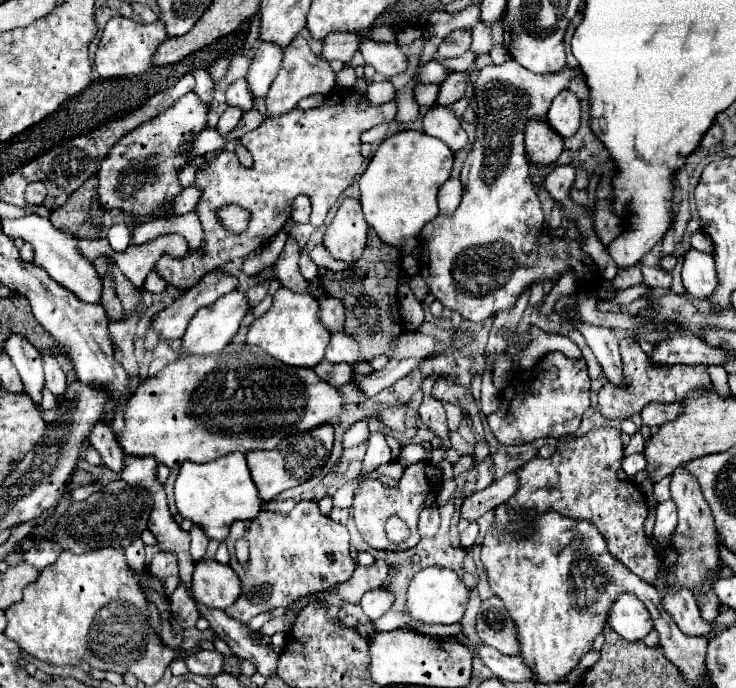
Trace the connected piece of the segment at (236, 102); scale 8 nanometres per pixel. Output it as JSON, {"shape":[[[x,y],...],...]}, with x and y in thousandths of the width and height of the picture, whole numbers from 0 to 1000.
{"shape":[[[332,115],[318,118],[310,129],[307,129],[307,150],[315,156],[323,156],[329,161],[340,161],[342,158],[342,138],[337,135],[337,124]]]}

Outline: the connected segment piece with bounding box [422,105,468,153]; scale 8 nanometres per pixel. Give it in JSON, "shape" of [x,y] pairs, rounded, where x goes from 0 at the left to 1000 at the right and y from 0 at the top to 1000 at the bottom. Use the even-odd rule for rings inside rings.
{"shape":[[[587,156],[576,170],[576,193],[601,202],[614,222],[628,219],[636,211],[636,199],[630,193],[630,188],[625,185],[625,173],[609,158],[609,156]]]}

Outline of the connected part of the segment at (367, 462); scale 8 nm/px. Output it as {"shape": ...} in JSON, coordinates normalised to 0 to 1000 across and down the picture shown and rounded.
{"shape":[[[505,629],[500,638],[500,656],[492,670],[489,693],[500,693],[511,679],[530,670],[530,650],[524,644],[524,635],[519,629]]]}

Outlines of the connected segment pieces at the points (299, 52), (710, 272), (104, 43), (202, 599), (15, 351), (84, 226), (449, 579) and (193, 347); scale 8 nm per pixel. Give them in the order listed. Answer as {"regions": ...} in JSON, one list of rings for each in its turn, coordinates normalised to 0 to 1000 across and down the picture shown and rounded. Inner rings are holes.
{"regions":[[[[402,51],[397,57],[397,63],[386,71],[386,86],[383,86],[383,97],[378,103],[378,112],[372,115],[364,141],[361,141],[361,167],[364,170],[378,170],[386,167],[391,161],[397,161],[408,144],[435,135],[435,138],[446,138],[451,132],[457,121],[457,109],[448,100],[446,89],[440,89],[438,83],[427,80],[424,71],[418,68],[418,60],[410,51]]],[[[946,362],[932,365],[927,385],[927,411],[932,426],[938,426],[946,435],[967,432],[976,414],[967,371]]],[[[152,25],[144,33],[144,42],[139,48],[136,65],[130,71],[130,103],[136,112],[185,112],[207,97],[207,77],[209,71],[223,60],[223,42],[217,42],[217,33],[207,36],[190,36],[174,25]]],[[[274,813],[264,818],[264,836],[261,836],[261,865],[269,876],[288,882],[288,885],[307,885],[326,868],[326,842],[315,830],[313,821],[302,821],[293,813]]],[[[14,490],[8,501],[8,513],[19,525],[30,557],[33,571],[38,571],[46,583],[46,589],[54,589],[57,583],[57,565],[60,565],[60,536],[57,536],[57,519],[54,513],[33,496],[33,490]]],[[[122,257],[92,295],[73,304],[68,321],[76,333],[98,339],[106,347],[133,347],[139,342],[139,310],[130,286],[130,257]]],[[[579,824],[568,830],[554,853],[552,891],[563,900],[582,906],[625,906],[633,891],[633,876],[639,871],[639,856],[620,836],[620,830],[609,824]]],[[[318,420],[310,429],[302,429],[299,435],[293,435],[288,443],[274,446],[258,467],[253,487],[247,490],[247,504],[253,513],[264,513],[264,516],[288,516],[288,513],[299,513],[321,487],[326,467],[332,464],[332,458],[337,455],[340,440],[332,423]]]]}

